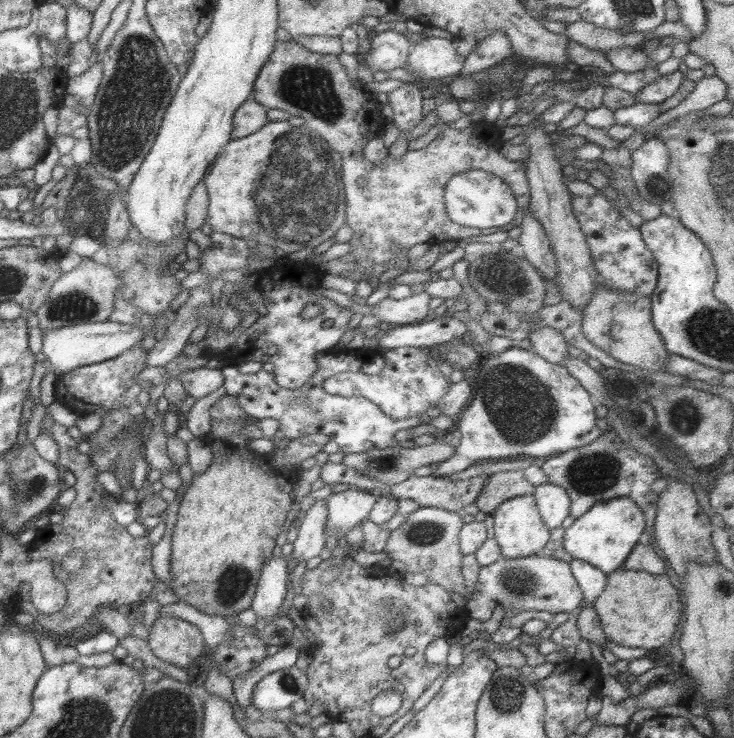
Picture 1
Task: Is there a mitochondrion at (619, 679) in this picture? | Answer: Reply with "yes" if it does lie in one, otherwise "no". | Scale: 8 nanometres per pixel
no

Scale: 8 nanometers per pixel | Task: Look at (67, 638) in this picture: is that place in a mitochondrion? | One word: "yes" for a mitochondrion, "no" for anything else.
no

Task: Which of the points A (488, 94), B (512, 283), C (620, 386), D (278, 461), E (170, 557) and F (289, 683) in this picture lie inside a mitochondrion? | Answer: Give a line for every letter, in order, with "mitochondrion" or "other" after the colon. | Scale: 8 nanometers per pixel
A: other
B: mitochondrion
C: other
D: other
E: other
F: mitochondrion

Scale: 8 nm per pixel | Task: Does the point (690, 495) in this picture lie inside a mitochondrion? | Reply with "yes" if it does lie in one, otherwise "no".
no

